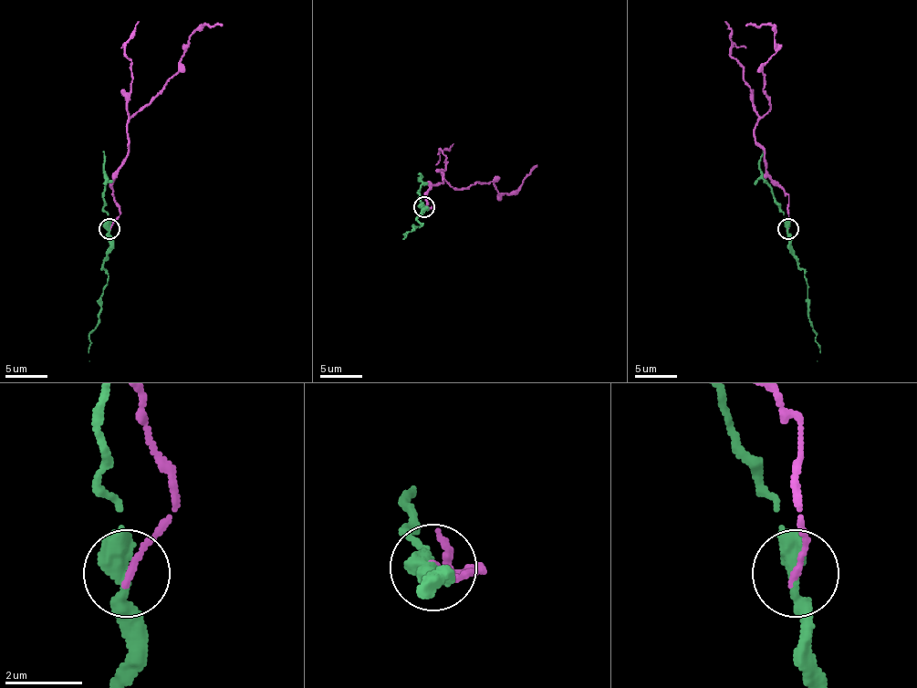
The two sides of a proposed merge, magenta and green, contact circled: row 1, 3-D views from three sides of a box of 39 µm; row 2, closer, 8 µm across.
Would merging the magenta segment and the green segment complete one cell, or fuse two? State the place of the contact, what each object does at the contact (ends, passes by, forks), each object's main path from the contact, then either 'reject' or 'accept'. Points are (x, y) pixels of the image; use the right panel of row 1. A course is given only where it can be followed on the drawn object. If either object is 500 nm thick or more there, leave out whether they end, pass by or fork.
(787, 228) | magenta ends | green passes by | magenta via (788, 228), (786, 192), (755, 140), (769, 109), (763, 71), (776, 52), (774, 29), (746, 23) | green via (788, 228), (790, 253), (805, 276), (807, 313), (819, 347), (818, 361) | reject

